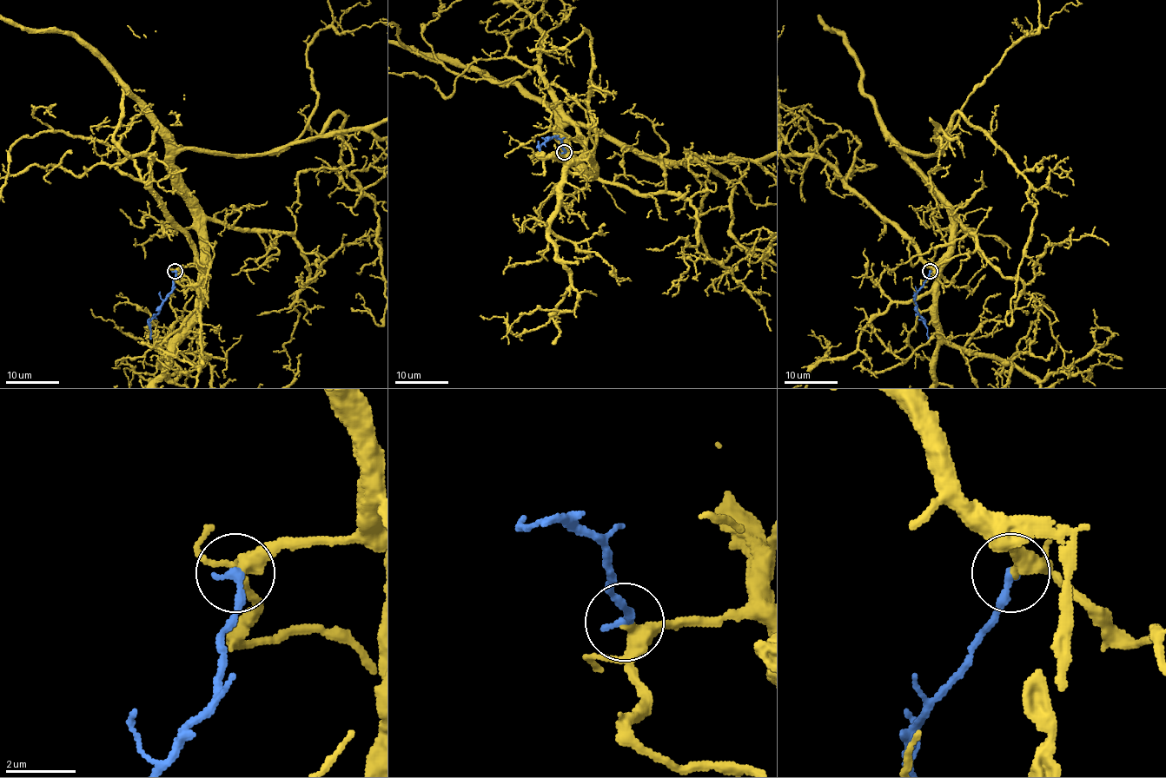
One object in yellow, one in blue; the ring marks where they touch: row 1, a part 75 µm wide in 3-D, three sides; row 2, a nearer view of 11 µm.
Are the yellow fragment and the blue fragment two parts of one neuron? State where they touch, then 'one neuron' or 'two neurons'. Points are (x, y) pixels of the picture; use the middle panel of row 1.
place (564, 152); one neuron

